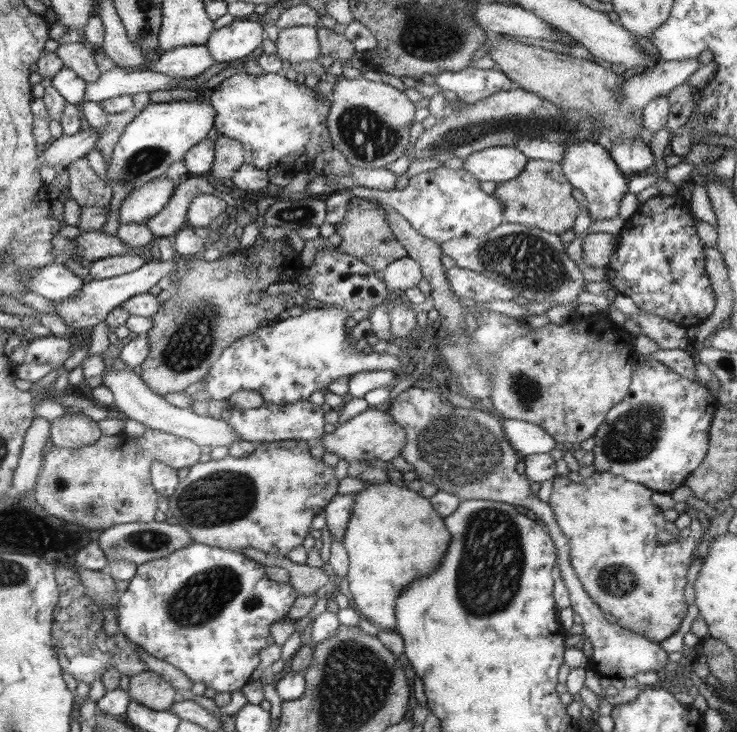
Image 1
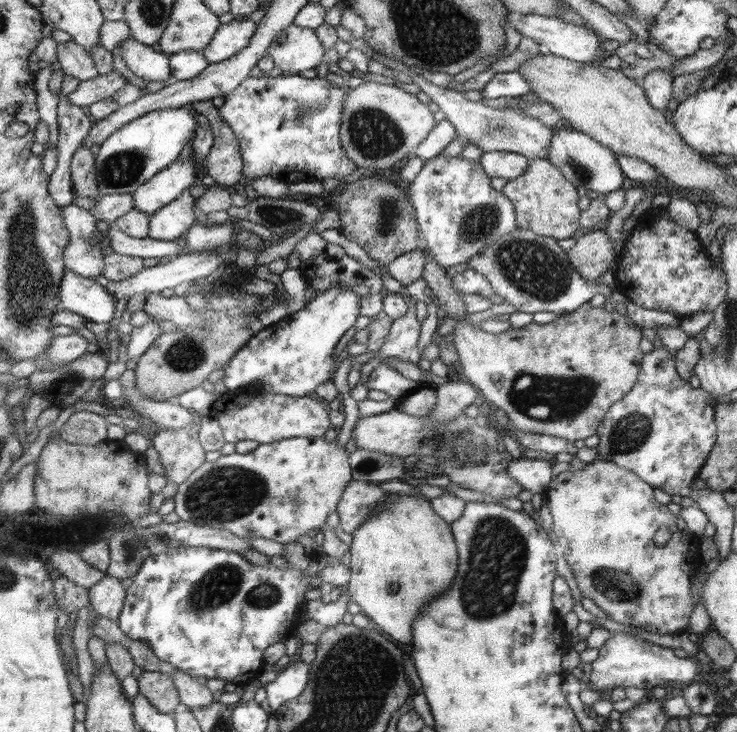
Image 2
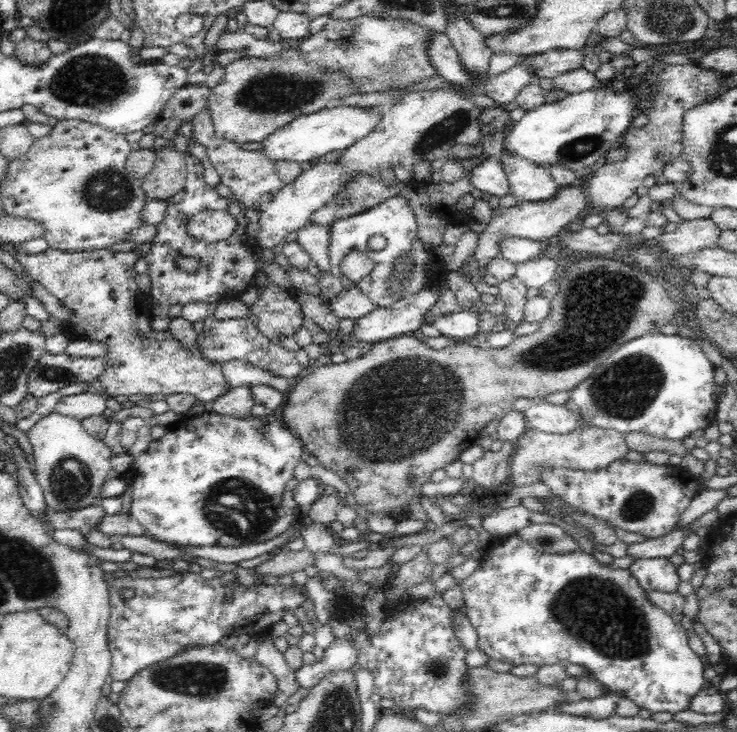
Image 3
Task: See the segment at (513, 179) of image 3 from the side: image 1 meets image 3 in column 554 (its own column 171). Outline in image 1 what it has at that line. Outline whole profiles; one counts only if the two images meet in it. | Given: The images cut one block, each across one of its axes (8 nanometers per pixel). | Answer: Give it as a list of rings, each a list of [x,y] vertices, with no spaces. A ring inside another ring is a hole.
[[[164,174],[160,178],[155,178],[146,184],[142,184],[142,186],[132,189],[118,210],[119,222],[121,224],[142,224],[154,218],[168,204],[177,184],[178,182],[168,181]]]

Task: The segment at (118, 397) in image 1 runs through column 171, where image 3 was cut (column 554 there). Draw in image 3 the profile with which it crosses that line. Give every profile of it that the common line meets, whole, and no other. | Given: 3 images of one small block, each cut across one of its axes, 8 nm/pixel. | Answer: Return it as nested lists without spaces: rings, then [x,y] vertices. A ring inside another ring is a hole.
[[[543,400],[541,403],[534,403],[522,413],[524,413],[528,428],[530,429],[538,429],[547,433],[569,433],[578,426],[578,416],[575,413],[571,413],[569,409],[568,406],[560,406],[559,404],[549,403]]]

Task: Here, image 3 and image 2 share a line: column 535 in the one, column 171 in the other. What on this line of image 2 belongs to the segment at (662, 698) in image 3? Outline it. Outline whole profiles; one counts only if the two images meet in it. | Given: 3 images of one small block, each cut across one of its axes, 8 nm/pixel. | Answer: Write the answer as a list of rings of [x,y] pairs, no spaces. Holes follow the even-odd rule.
[[[179,546],[179,548],[172,548],[161,554],[151,554],[149,558],[146,558],[146,561],[142,564],[140,570],[138,570],[138,573],[133,577],[132,584],[126,588],[123,610],[119,614],[116,622],[121,632],[127,638],[150,646],[158,658],[172,664],[172,666],[182,670],[182,672],[196,678],[198,678],[198,676],[205,676],[206,678],[221,678],[225,682],[232,682],[232,678],[236,680],[240,674],[246,674],[246,672],[250,672],[250,670],[254,670],[254,668],[260,668],[260,666],[264,664],[264,658],[262,658],[262,656],[264,656],[264,650],[266,650],[268,646],[280,642],[282,636],[286,636],[288,632],[292,632],[292,628],[300,621],[296,620],[296,618],[298,618],[296,614],[304,608],[304,604],[308,601],[304,597],[306,590],[312,588],[318,589],[323,584],[322,577],[319,576],[319,573],[331,563],[333,563],[332,559],[324,555],[310,560],[310,564],[306,566],[306,570],[298,570],[298,568],[294,568],[294,566],[291,565],[289,565],[287,569],[276,568],[276,566],[273,565],[264,568],[264,566],[254,566],[254,564],[250,564],[245,556],[238,552],[214,550],[210,547],[195,548]]]

